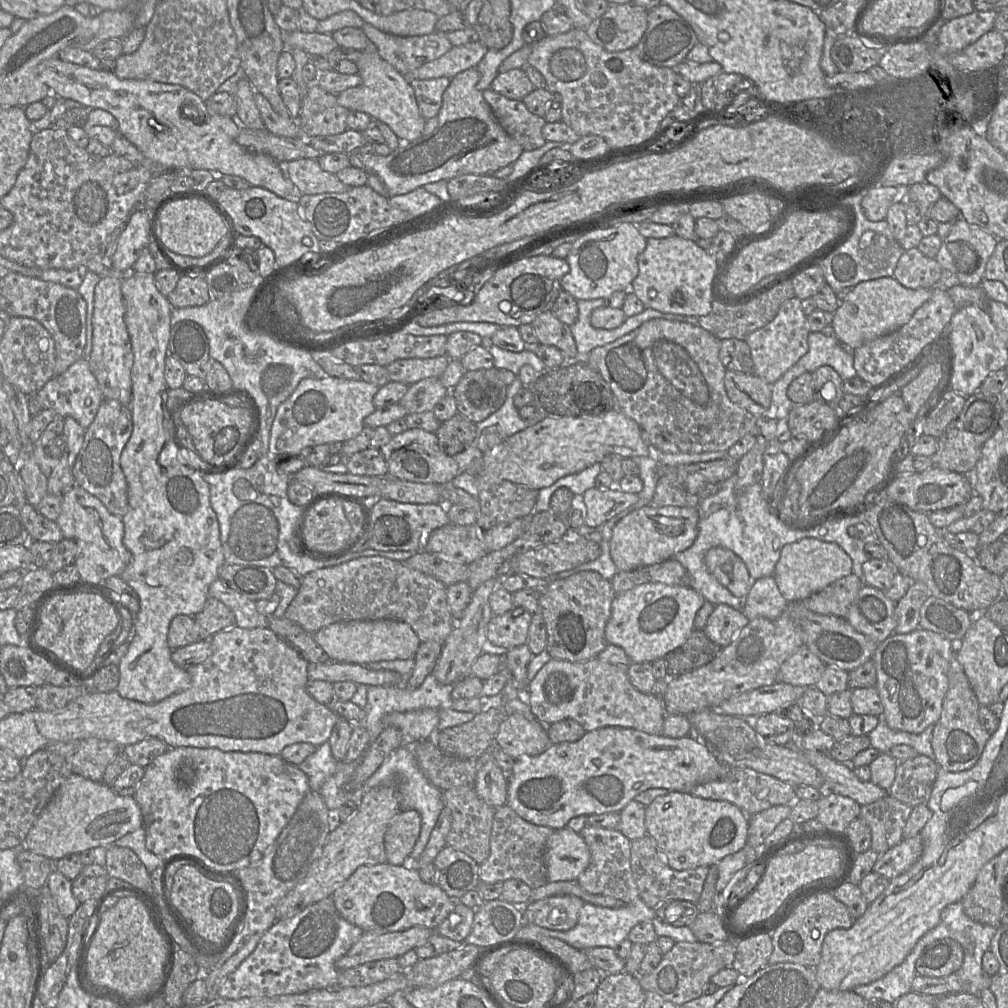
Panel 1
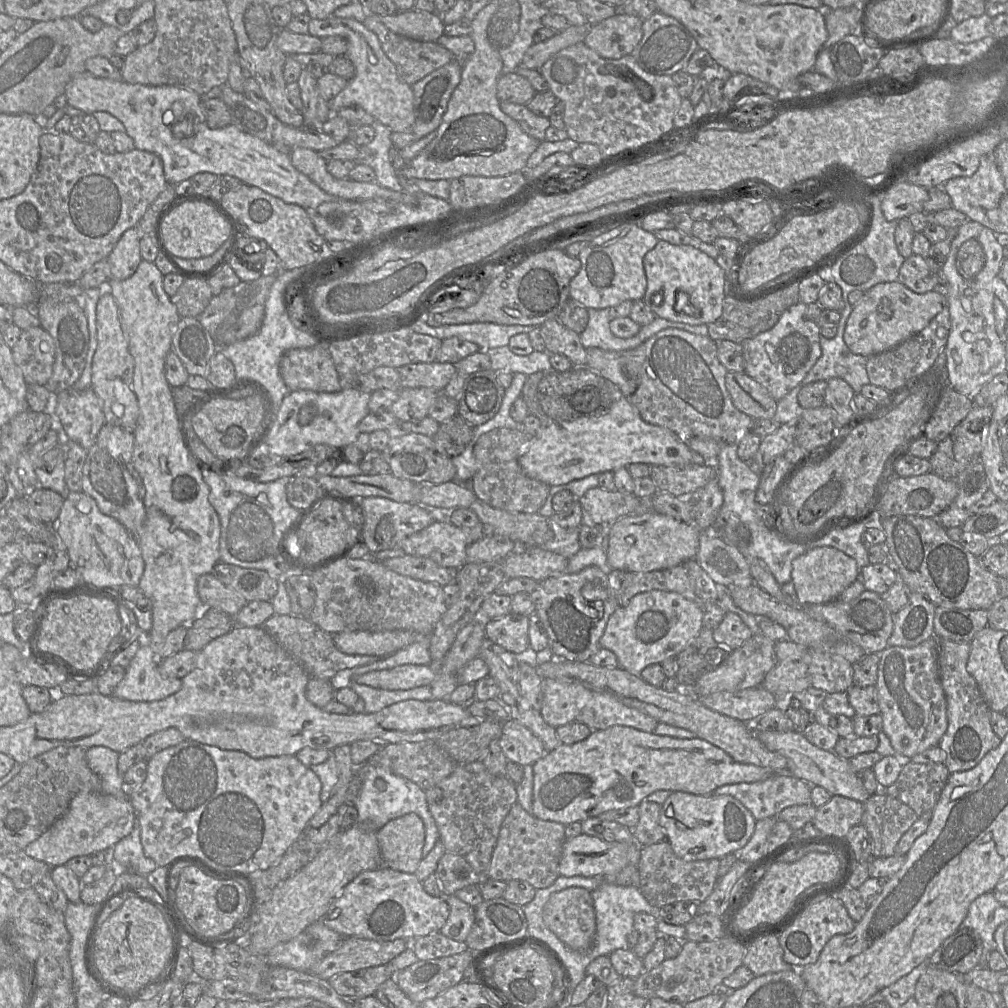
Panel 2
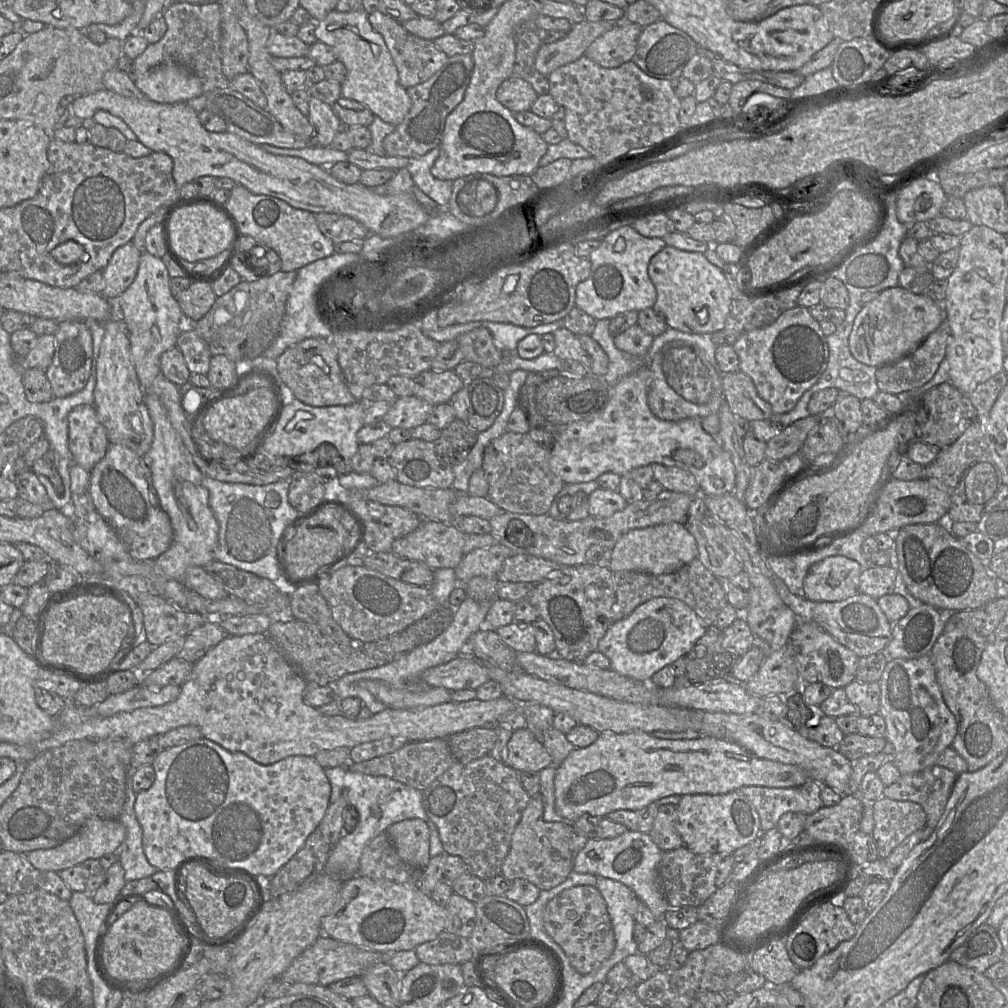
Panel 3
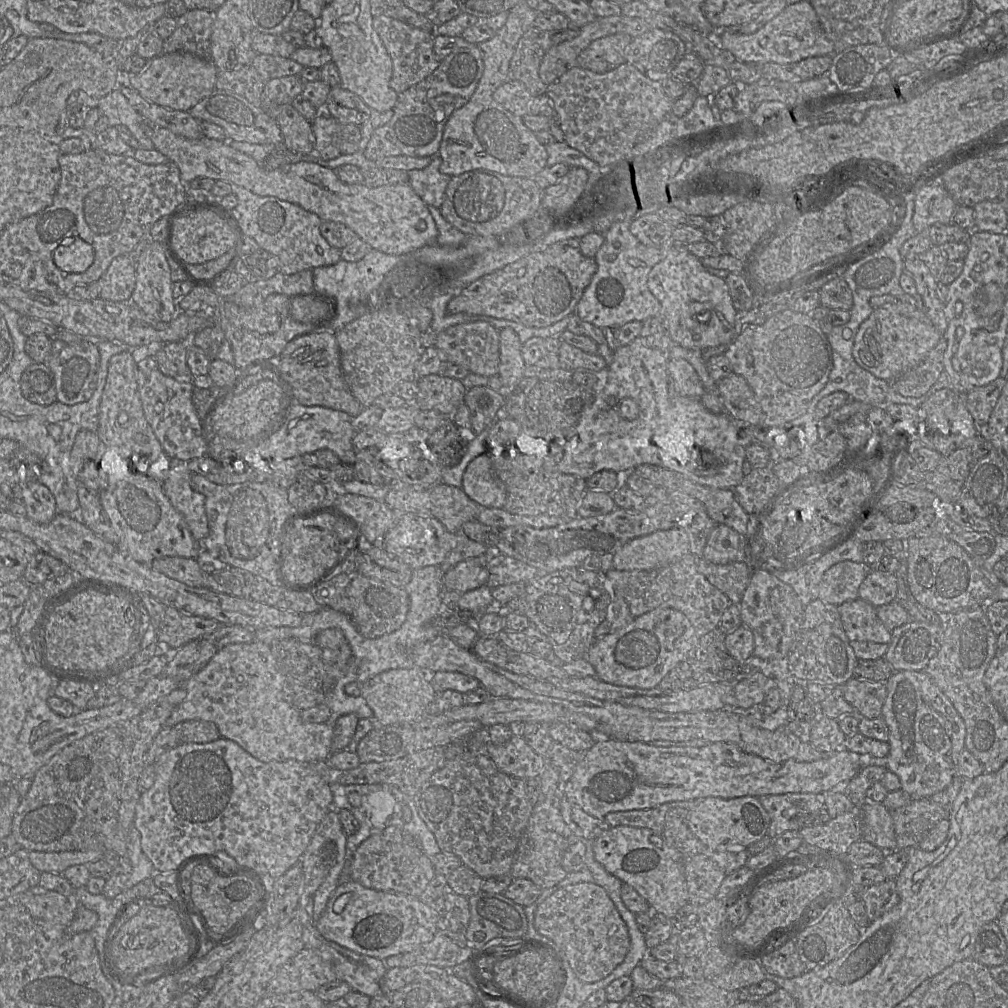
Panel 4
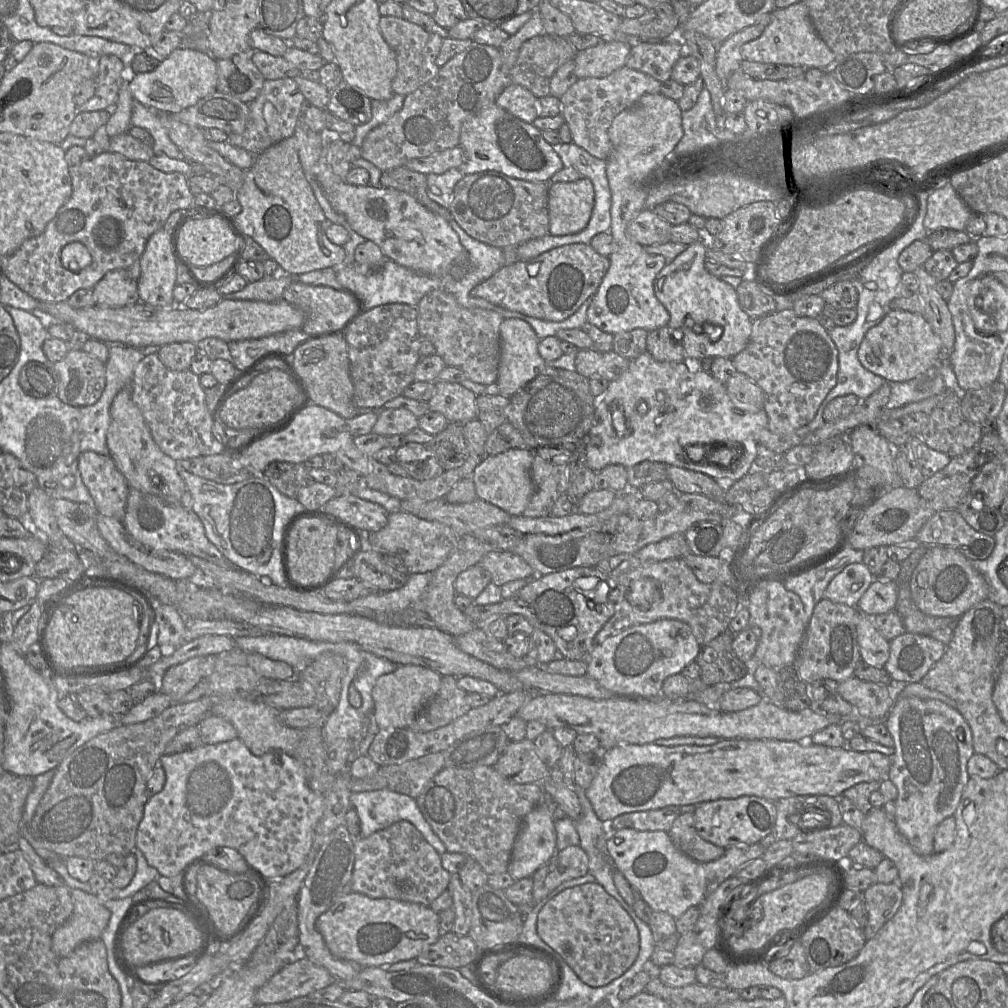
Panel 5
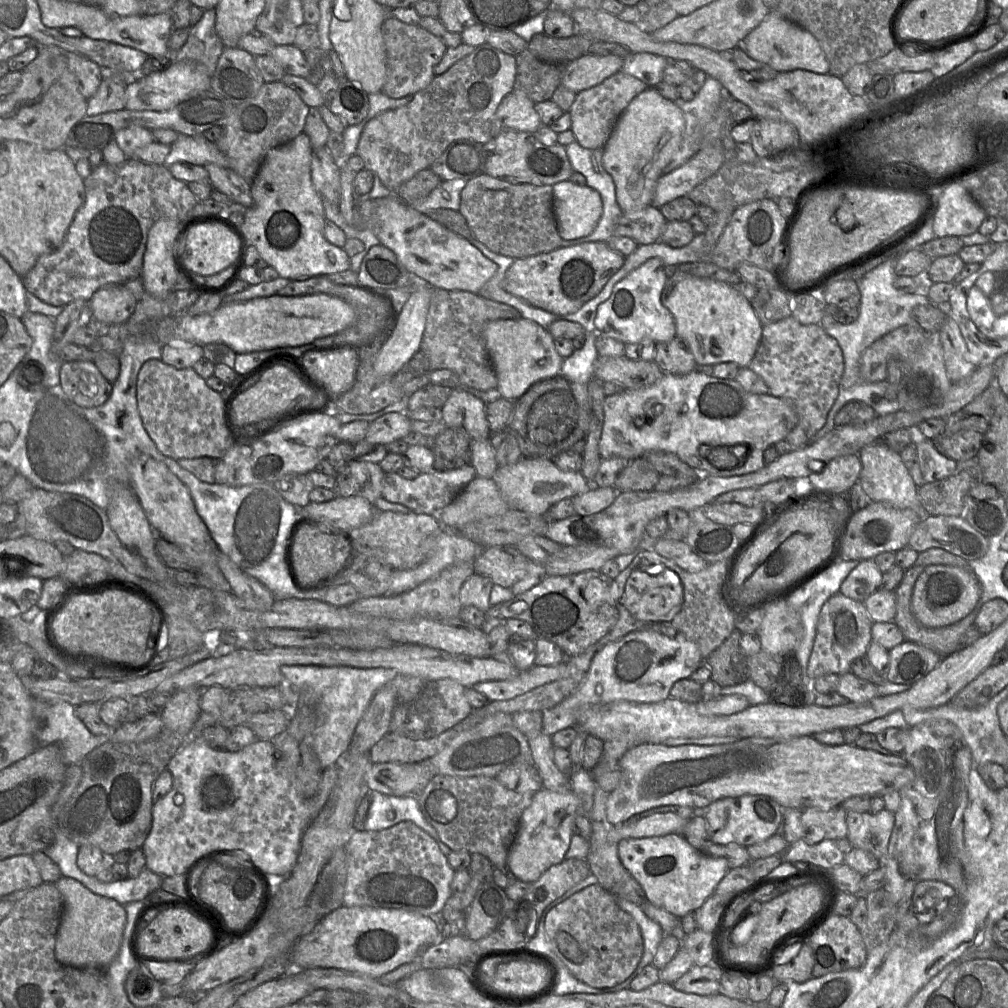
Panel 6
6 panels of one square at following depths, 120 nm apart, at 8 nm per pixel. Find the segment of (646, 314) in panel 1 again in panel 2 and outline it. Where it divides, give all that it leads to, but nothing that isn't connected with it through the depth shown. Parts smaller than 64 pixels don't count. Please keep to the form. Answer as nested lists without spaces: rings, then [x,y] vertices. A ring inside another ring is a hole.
[[[589,308],[588,314],[588,325],[585,330],[579,334],[581,343],[585,349],[600,348],[606,351],[624,351],[634,349],[653,335],[667,328],[677,328],[696,335],[708,336],[707,324],[691,325],[656,317],[651,324],[642,326],[637,335],[626,339],[619,338],[610,330],[609,308]]]

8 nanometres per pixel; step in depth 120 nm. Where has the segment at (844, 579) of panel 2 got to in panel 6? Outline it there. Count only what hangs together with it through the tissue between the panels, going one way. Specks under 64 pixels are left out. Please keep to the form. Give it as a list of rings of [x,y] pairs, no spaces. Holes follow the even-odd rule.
[[[873,559],[861,560],[842,582],[839,593],[863,602],[881,588],[883,572]]]

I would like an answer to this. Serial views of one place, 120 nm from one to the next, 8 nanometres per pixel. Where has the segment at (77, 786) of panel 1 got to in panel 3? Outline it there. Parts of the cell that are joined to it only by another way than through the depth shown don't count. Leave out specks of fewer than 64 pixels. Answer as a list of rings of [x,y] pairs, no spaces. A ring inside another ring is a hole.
[[[91,818],[72,837],[56,847],[32,850],[27,853],[29,862],[40,872],[55,871],[74,867],[88,859],[99,859],[102,856],[115,853],[126,837],[126,829],[119,819]]]

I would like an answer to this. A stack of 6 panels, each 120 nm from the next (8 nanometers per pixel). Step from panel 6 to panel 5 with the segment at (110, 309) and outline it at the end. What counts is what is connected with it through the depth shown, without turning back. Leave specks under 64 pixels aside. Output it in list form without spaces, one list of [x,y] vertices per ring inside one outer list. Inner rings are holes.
[[[129,269],[109,271],[94,287],[95,301],[102,307],[119,308],[140,301],[138,281],[129,275]]]

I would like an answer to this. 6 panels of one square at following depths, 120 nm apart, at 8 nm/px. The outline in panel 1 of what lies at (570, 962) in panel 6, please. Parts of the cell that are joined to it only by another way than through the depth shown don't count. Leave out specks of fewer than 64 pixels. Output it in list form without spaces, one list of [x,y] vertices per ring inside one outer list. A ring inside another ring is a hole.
[[[555,895],[521,906],[526,923],[556,931],[575,927],[584,901],[574,895]]]

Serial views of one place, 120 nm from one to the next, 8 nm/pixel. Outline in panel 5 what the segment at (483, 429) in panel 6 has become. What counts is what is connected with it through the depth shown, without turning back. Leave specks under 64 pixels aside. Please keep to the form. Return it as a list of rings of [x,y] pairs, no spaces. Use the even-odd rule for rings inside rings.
[[[437,380],[435,393],[428,401],[430,411],[439,412],[448,422],[466,423],[477,419],[477,396],[461,383]]]

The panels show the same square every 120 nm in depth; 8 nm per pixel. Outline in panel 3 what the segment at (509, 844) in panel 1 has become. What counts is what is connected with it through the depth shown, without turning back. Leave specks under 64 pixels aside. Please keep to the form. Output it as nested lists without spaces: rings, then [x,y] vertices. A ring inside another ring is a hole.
[[[541,793],[535,795],[524,809],[517,824],[500,875],[513,881],[525,879],[541,891],[549,890],[561,884],[573,870],[574,855],[570,848],[572,823],[546,822],[543,820],[544,802]]]

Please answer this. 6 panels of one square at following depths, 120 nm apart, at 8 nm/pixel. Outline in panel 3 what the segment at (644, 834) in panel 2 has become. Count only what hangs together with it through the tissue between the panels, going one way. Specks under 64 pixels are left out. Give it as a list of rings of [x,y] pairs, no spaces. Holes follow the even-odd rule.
[[[661,805],[655,817],[653,827],[648,833],[653,842],[662,851],[675,850],[684,846],[681,836],[674,827],[675,813],[675,805]]]

